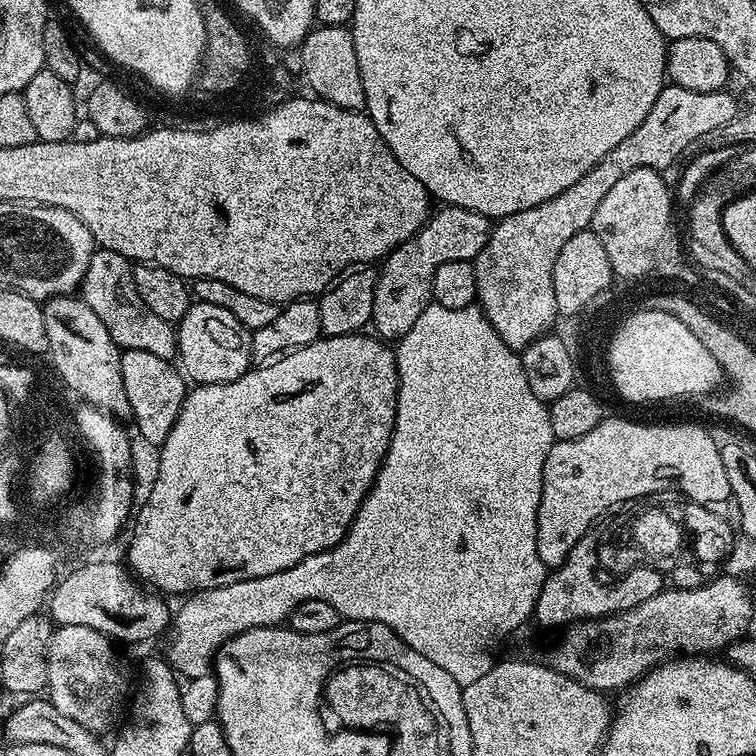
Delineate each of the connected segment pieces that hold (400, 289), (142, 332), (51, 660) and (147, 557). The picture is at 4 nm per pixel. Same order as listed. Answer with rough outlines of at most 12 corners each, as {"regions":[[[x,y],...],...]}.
{"regions":[[[453,204],[379,265],[370,324],[399,342],[442,262],[475,261],[489,217]],[[97,247],[78,289],[121,350],[178,356],[176,328],[134,286],[133,261]],[[64,624],[48,643],[48,699],[97,734],[128,676],[113,641]],[[324,336],[193,387],[127,567],[162,594],[340,544],[395,351]]]}

